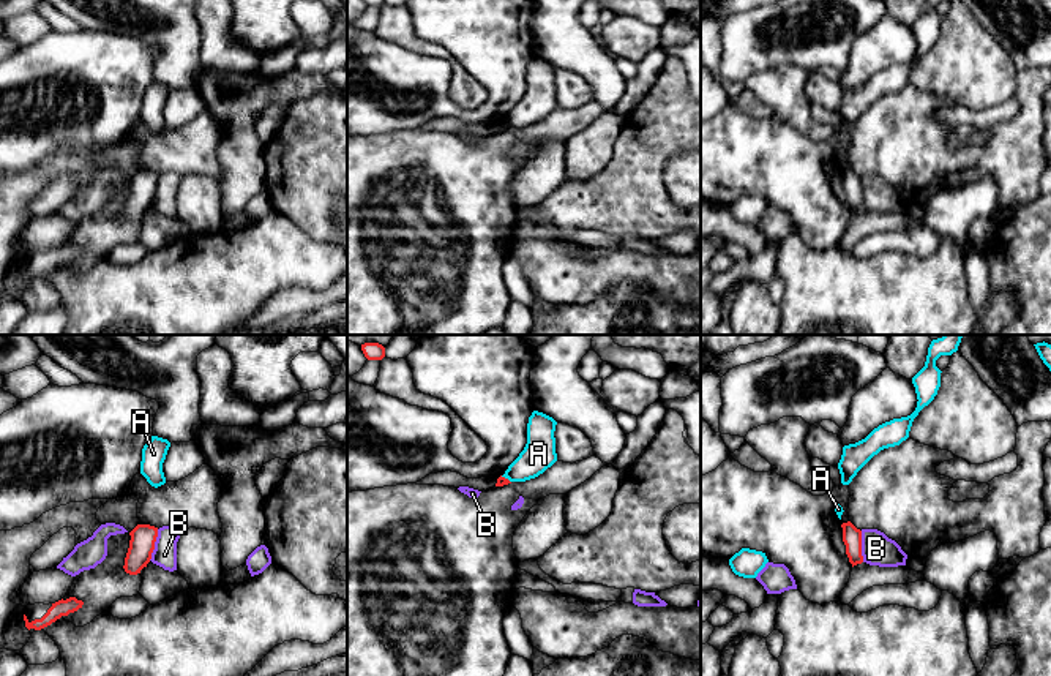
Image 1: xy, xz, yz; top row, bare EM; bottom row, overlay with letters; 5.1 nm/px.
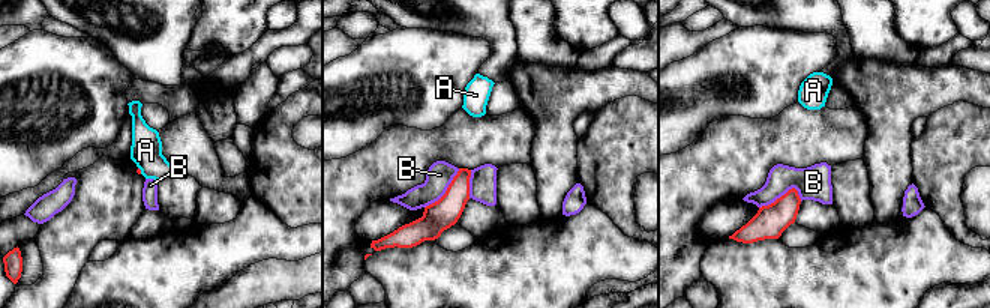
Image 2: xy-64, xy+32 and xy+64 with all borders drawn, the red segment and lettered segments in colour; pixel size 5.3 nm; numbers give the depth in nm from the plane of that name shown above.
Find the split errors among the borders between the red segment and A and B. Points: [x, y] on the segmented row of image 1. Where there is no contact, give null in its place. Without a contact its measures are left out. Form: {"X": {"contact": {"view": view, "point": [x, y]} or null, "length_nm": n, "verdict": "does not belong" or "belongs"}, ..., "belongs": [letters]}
{"A": {"contact": {"view": "xz", "point": [504, 477]}, "length_nm": 70, "verdict": "does not belong"}, "B": {"contact": {"view": "xy", "point": [153, 545]}, "length_nm": 170, "verdict": "does not belong"}, "belongs": []}

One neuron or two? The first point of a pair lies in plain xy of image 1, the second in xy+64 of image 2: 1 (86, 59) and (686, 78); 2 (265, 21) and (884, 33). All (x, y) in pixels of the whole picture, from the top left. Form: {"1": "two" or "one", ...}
{"1": "one", "2": "two"}

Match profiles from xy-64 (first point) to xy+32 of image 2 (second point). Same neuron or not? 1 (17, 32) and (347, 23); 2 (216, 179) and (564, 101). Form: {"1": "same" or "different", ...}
{"1": "same", "2": "different"}

